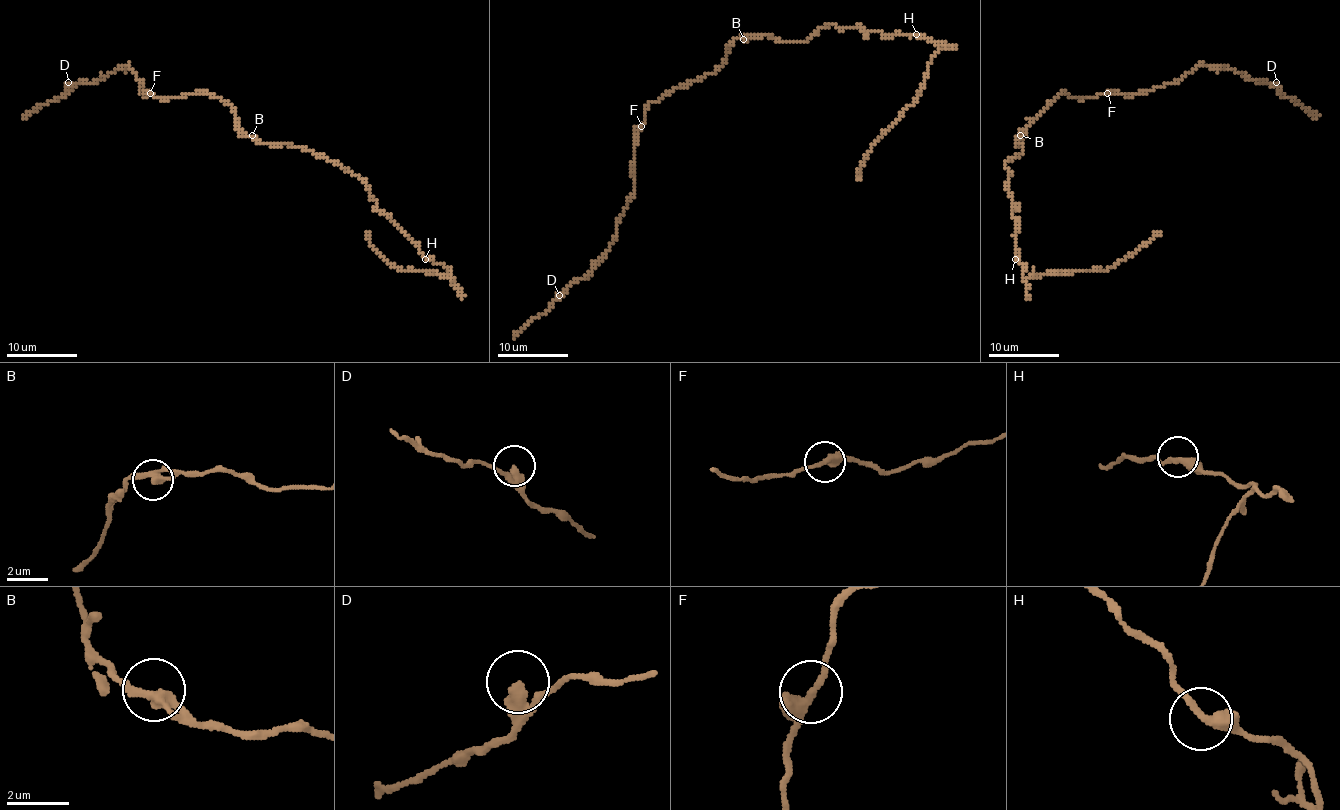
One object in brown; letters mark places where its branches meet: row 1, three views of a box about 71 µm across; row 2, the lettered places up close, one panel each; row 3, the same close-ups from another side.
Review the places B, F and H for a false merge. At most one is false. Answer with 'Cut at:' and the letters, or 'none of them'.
Cut at: none of them

